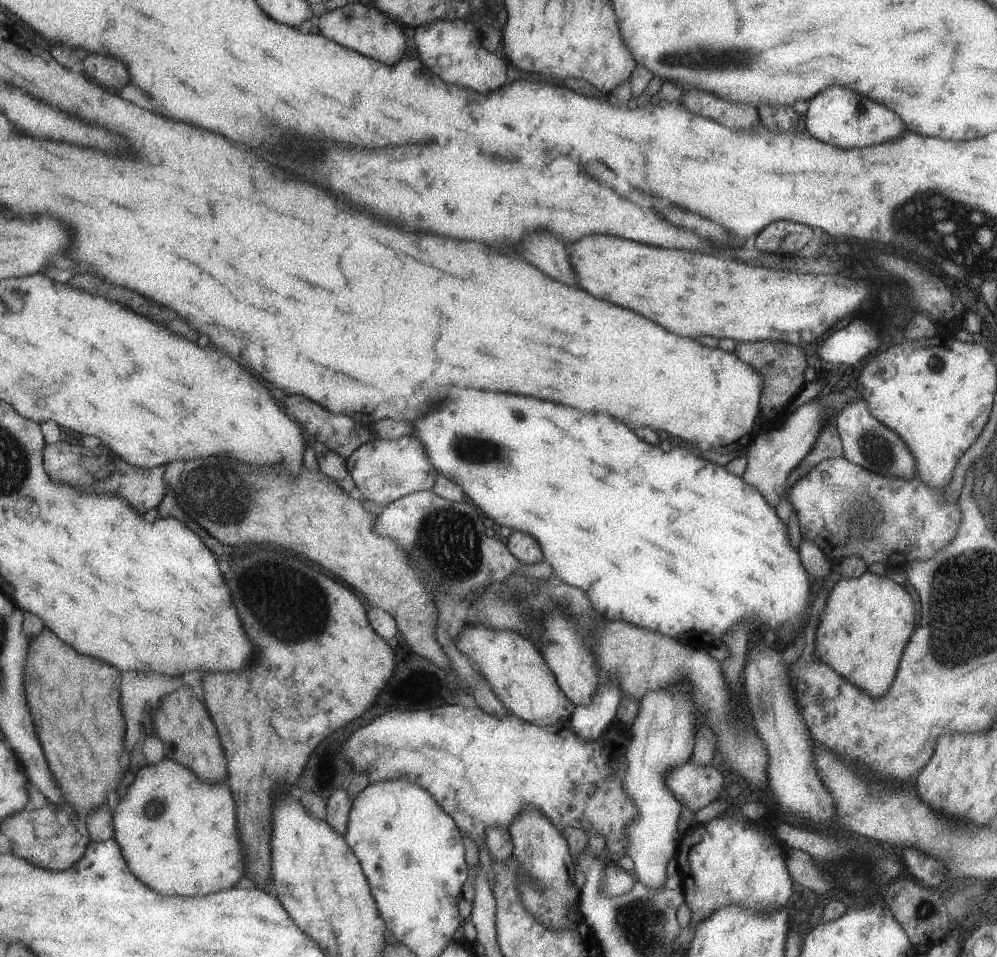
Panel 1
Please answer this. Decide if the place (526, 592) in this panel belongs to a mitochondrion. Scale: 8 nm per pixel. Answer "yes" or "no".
yes

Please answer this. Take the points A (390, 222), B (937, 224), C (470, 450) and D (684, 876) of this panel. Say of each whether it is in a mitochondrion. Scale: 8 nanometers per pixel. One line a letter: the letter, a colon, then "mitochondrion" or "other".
A: other
B: mitochondrion
C: mitochondrion
D: other

